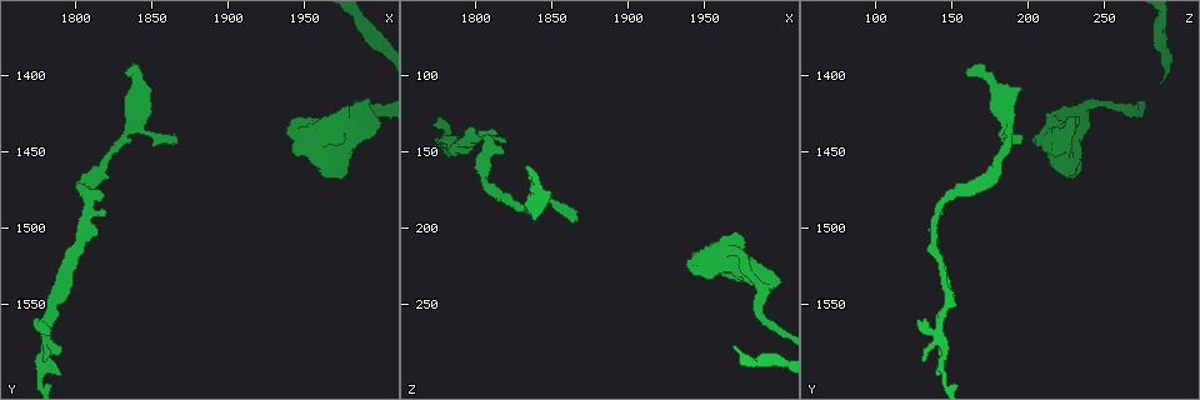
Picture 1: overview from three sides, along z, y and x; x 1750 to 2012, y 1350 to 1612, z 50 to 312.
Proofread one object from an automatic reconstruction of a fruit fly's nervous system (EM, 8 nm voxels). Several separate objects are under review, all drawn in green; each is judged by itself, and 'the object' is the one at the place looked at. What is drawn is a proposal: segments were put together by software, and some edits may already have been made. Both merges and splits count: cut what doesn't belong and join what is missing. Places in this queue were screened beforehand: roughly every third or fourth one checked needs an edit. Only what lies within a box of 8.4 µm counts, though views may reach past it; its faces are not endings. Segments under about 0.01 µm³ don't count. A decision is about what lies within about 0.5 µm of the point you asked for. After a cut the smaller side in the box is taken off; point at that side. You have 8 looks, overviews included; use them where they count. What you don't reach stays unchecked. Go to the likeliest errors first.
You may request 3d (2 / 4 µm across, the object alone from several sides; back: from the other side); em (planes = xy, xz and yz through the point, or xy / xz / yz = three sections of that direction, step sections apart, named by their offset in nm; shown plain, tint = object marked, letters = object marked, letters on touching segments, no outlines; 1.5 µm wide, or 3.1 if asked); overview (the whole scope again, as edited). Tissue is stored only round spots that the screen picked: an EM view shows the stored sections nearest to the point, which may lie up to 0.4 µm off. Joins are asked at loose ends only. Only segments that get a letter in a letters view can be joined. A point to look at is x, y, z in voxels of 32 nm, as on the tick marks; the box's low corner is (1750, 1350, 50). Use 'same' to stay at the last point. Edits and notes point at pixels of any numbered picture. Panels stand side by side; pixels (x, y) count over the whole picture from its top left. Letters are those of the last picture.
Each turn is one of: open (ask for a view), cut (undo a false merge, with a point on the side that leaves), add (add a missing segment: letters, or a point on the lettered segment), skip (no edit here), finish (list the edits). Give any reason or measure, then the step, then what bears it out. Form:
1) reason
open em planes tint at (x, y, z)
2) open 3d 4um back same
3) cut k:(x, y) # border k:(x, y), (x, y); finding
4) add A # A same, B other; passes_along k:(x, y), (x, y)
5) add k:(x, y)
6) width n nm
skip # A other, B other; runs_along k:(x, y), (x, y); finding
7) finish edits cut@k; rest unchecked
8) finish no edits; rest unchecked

branch stops here
open em planes letters at (1832, 1398, 160)

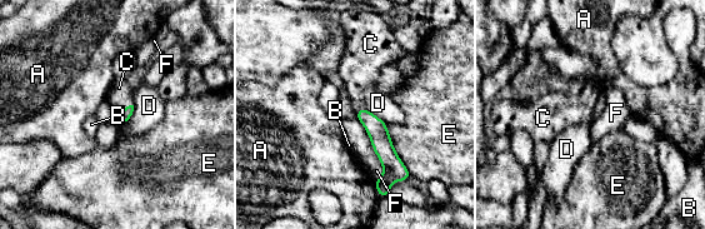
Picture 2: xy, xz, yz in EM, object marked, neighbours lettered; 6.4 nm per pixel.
add C # A other, B other, C same, D other, E other, F other; passes_along 2:(123, 117), (125, 108), (120, 95); the cell continues

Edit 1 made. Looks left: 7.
an open end
open em xy step 4 plain at (1862, 1438, 196)

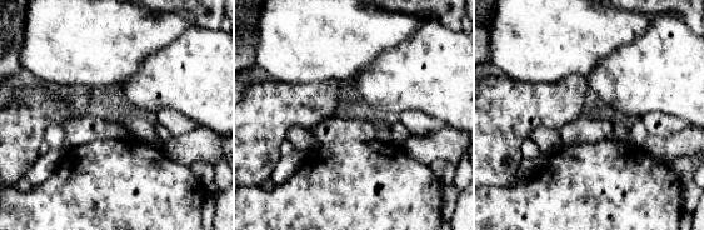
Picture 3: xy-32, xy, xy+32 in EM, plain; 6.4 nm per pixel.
see the neighbours
open em xy step 4 letters same

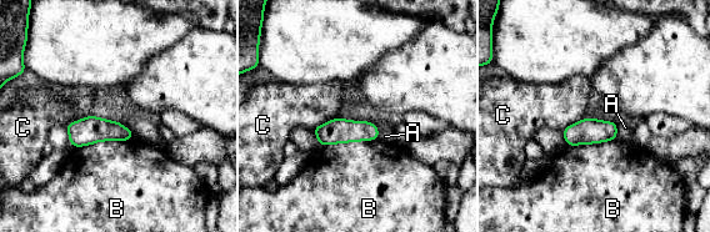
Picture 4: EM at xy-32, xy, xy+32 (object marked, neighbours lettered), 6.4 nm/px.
skip # A other, B other, C other; border 4:(338, 116), (311, 129); none of them fits

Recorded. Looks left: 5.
sharp bend
open em planes plain at (1984, 1424, 232)

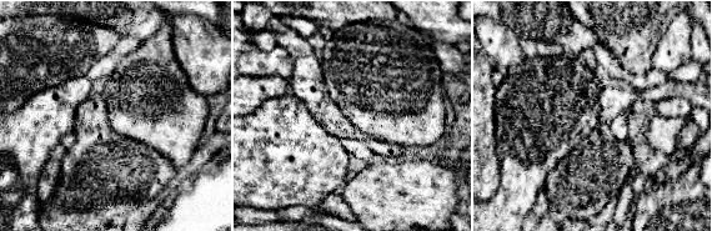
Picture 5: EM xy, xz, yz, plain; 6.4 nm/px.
open em planes letters same

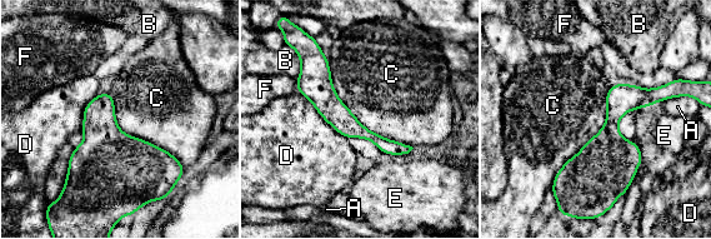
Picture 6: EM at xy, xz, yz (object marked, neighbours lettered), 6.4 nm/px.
width 160 nm
skip # A other, B other, C other, D other, E other, F other; runs_along 6:(316, 55), (323, 96), (355, 129), (405, 150); continuous, no second cell

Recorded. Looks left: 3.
finish edits add@2; rest unchecked

